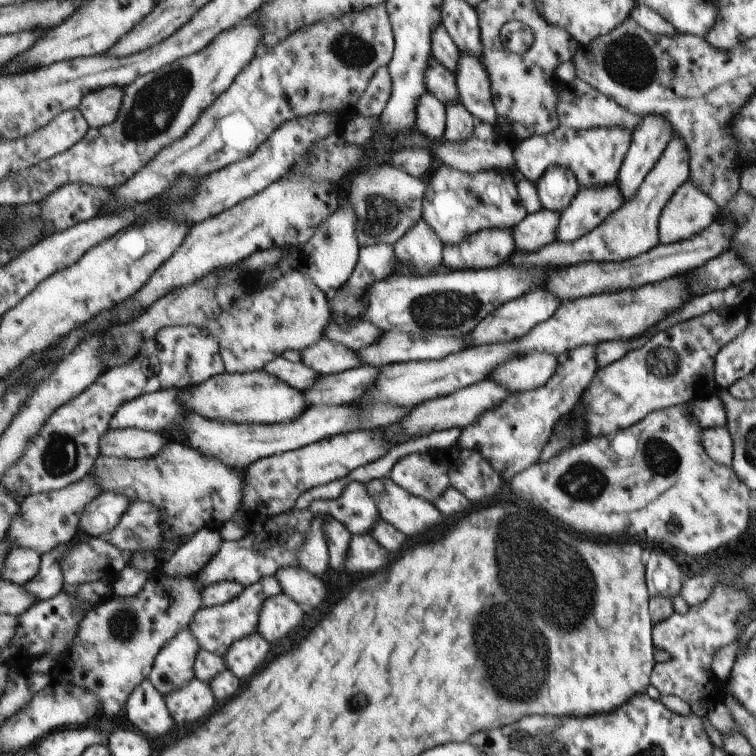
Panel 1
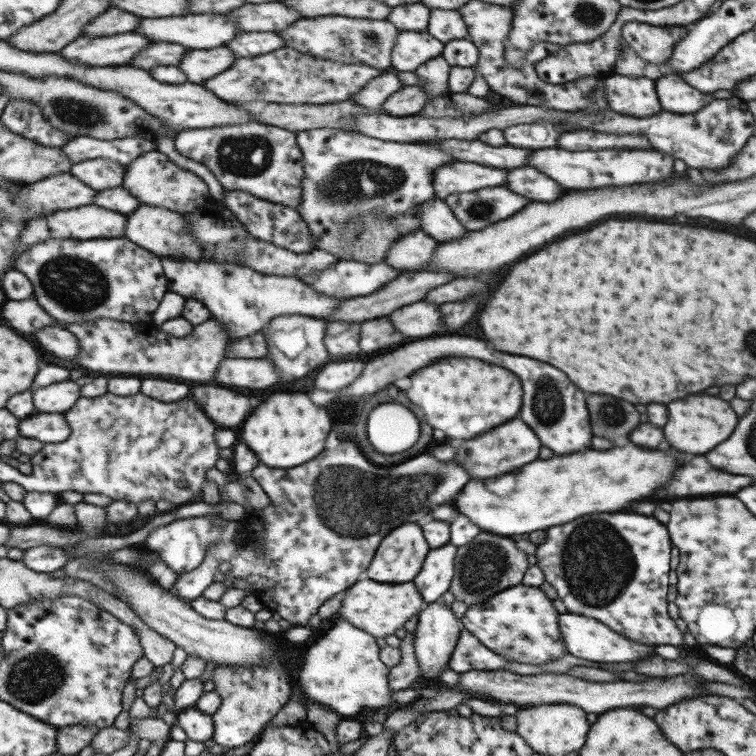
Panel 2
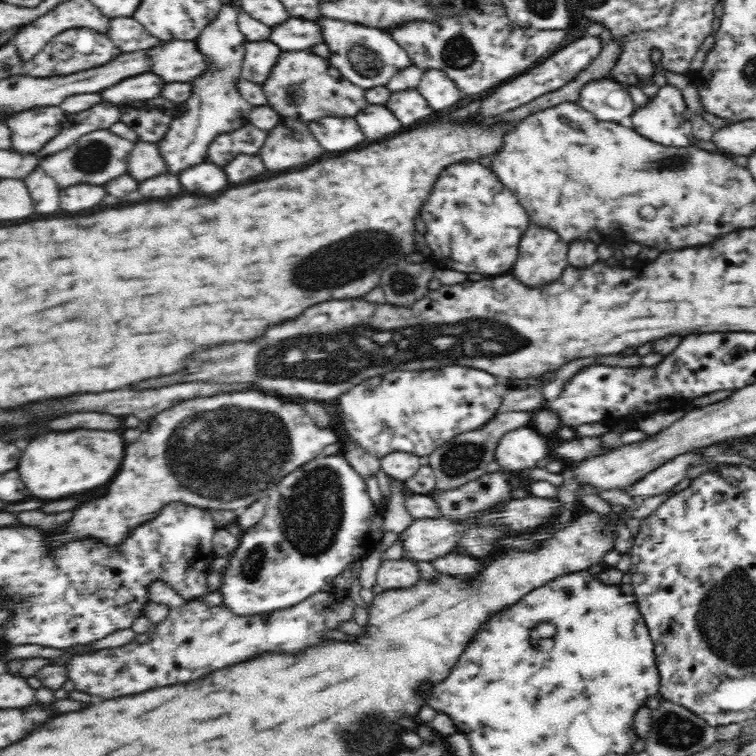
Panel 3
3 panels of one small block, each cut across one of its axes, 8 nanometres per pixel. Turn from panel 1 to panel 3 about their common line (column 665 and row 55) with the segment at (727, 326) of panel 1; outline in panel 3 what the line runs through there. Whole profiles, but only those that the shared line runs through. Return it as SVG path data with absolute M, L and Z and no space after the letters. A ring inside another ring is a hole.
M318 18L316 24L320 26L322 40L328 46L328 62L338 72L341 72L344 78L348 78L352 84L356 84L361 89L368 90L368 88L386 86L396 72L400 72L412 64L408 54L394 42L395 39L391 37L390 32L375 27L352 24L352 22L338 22L332 18ZM366 52L368 52L368 58L364 58ZM358 68L366 68L368 72L358 70Z

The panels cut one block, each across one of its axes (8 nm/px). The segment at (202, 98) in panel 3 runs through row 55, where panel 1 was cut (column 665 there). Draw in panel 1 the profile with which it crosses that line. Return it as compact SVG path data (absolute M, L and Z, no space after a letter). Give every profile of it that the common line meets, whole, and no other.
M691 182L681 184L663 206L657 220L657 236L661 244L689 238L711 224L717 206L703 196Z

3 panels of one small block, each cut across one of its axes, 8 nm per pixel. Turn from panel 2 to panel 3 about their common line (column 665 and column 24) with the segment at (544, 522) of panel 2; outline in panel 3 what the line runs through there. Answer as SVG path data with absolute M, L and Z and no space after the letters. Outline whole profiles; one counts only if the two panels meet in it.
M88 428L48 432L28 442L28 446L22 452L18 472L22 474L26 486L38 498L52 498L52 500L66 498L108 484L116 476L124 460L124 448L126 442L118 432L88 430Z

